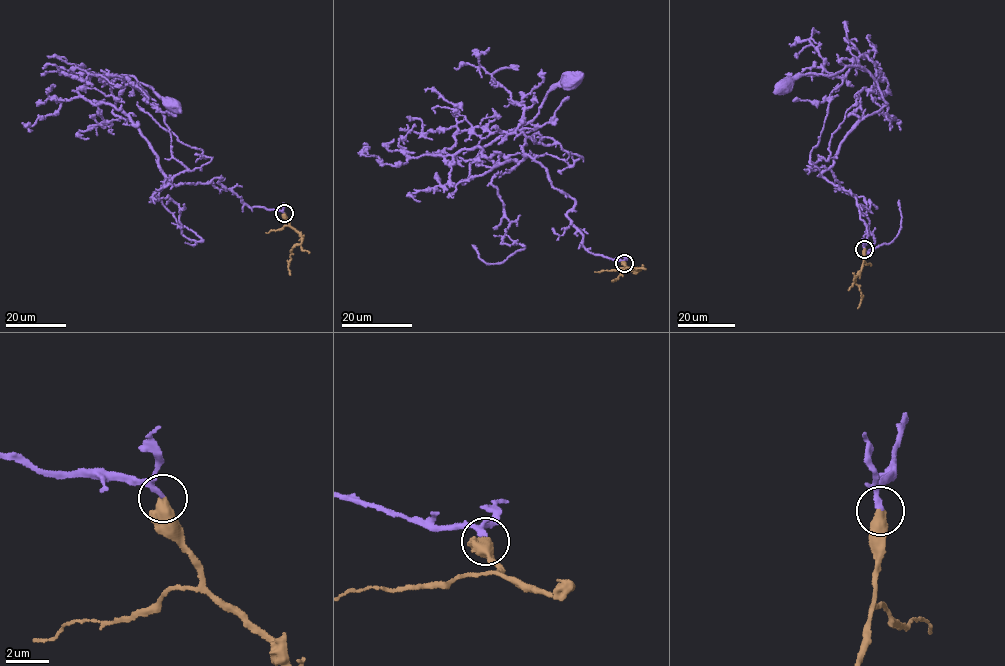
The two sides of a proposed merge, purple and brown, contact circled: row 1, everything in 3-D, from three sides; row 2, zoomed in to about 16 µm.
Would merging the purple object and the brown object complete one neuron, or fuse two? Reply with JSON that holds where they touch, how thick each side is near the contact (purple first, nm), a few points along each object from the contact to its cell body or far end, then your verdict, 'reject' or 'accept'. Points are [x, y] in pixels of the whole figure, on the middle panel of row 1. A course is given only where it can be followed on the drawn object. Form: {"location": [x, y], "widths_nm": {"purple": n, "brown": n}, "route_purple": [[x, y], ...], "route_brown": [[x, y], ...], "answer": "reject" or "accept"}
{"location": [624, 263], "widths_nm": {"purple": 240, "brown": 550}, "route_purple": [[624, 263], [586, 250], [567, 214], [573, 199], [529, 156], [462, 183], [479, 152], [528, 124], [571, 78]], "route_brown": [[624, 263], [636, 272], [637, 268], [626, 268], [613, 280]], "answer": "accept"}

